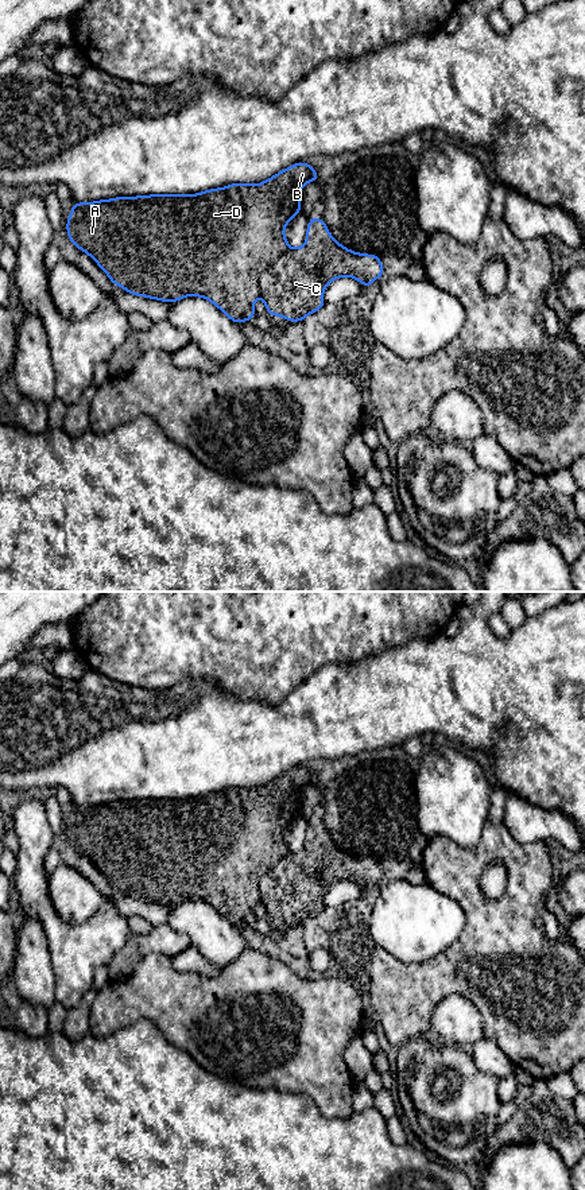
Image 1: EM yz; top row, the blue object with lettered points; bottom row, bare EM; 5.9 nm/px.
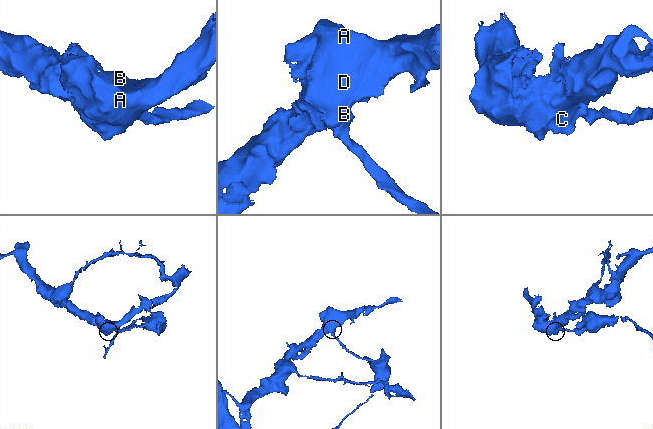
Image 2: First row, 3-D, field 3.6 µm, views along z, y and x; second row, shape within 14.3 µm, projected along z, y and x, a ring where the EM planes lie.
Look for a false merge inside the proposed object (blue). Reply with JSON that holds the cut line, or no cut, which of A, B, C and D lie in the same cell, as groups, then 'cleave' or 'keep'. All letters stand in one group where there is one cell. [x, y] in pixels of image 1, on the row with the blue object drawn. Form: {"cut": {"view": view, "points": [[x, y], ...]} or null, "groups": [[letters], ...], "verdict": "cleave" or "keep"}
{"cut": {"view": "yz", "points": [[289, 245], [259, 276], [259, 295]]}, "groups": [["A", "B", "D"], ["C"]], "verdict": "cleave"}

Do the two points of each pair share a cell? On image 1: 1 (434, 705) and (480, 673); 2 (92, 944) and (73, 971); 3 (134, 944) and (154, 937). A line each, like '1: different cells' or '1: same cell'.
1: same cell
2: same cell
3: same cell

